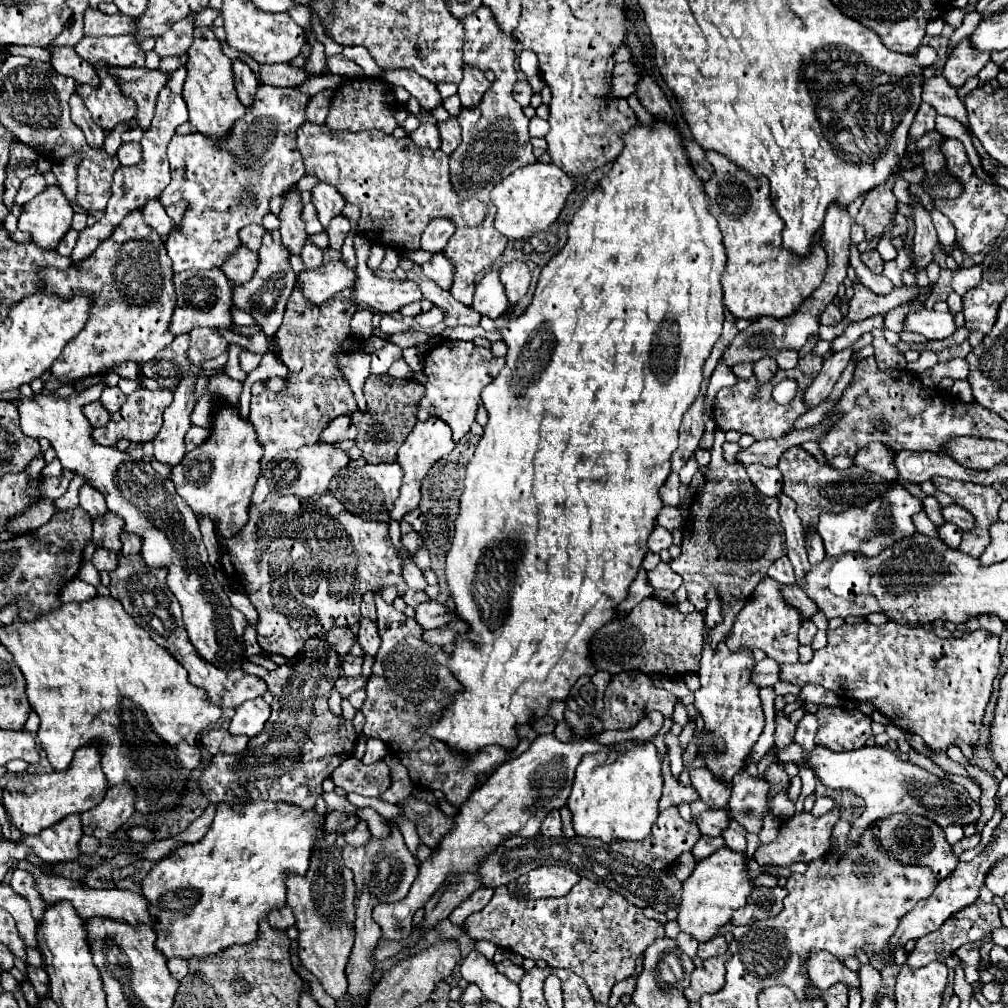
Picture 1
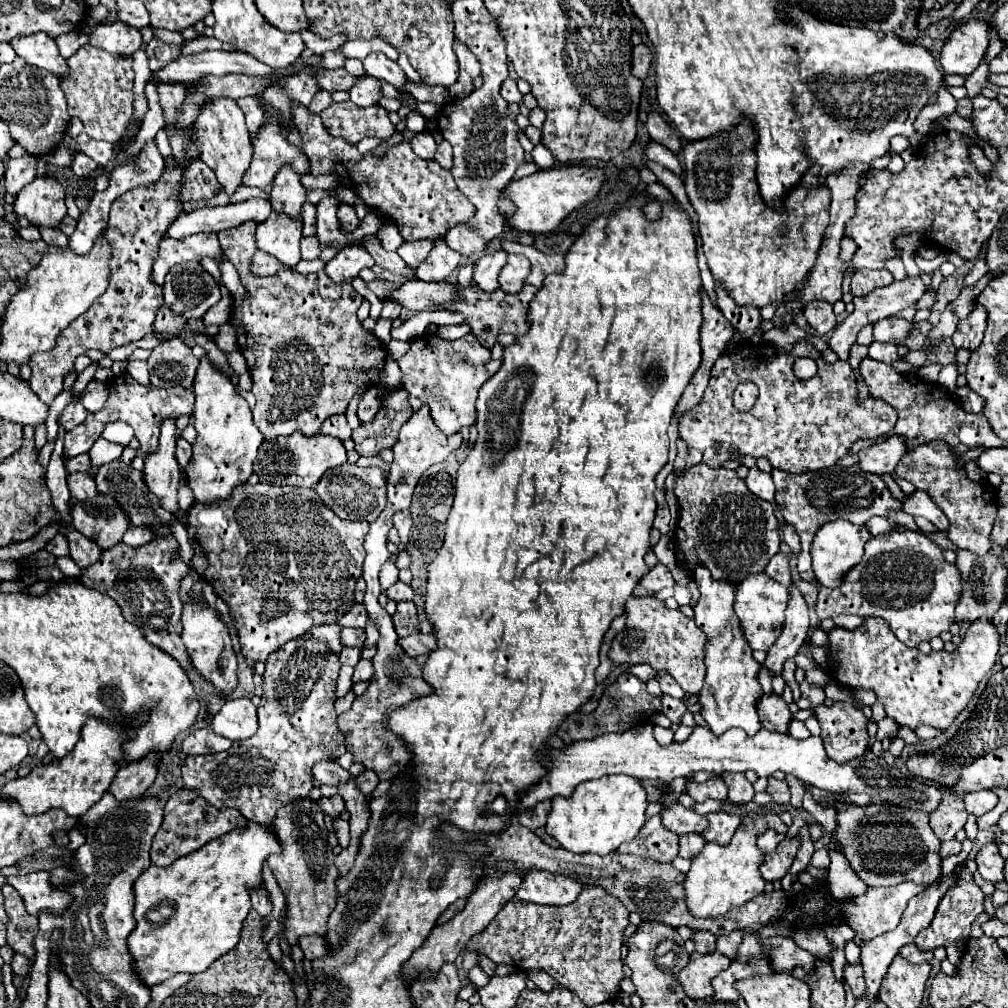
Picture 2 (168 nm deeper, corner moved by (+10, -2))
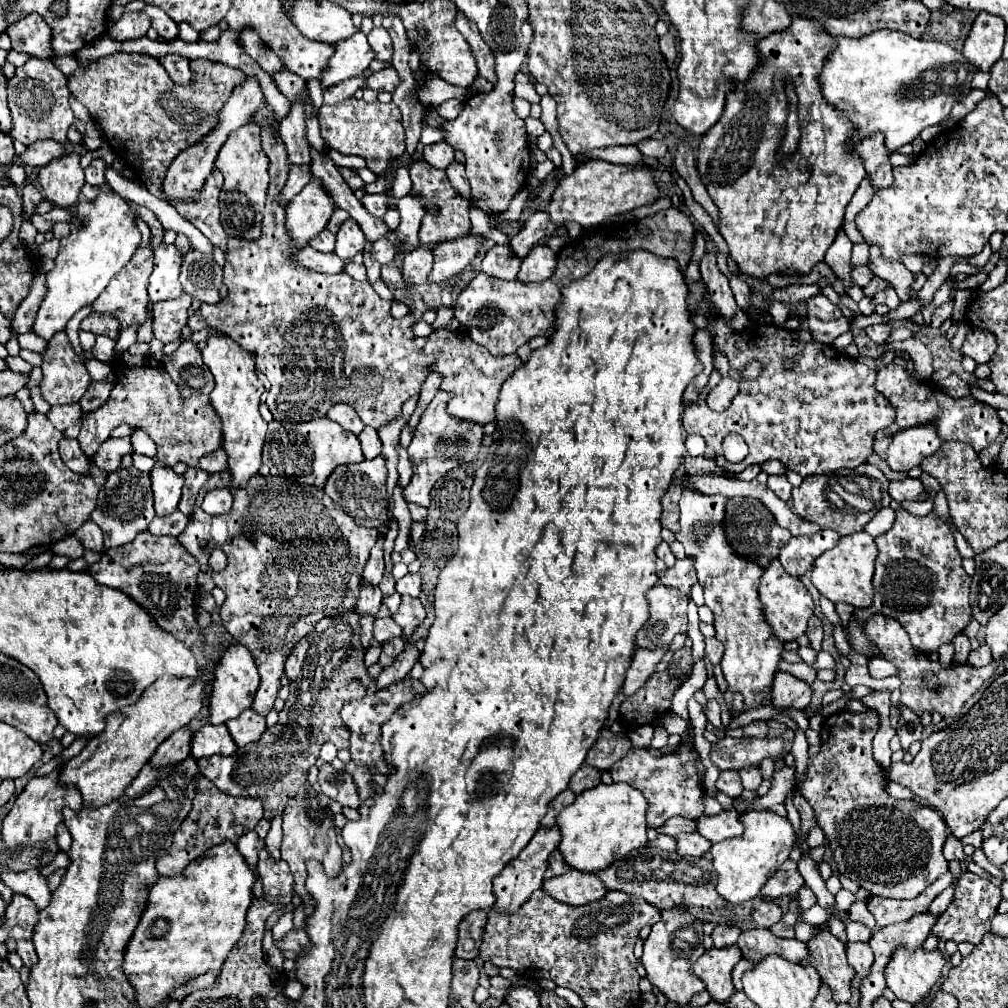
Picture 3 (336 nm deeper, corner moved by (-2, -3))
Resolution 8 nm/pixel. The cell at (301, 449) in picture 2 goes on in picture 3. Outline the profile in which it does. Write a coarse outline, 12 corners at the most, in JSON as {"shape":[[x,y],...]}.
{"shape":[[327,417],[269,421],[273,477],[323,487],[365,459],[359,439]]}

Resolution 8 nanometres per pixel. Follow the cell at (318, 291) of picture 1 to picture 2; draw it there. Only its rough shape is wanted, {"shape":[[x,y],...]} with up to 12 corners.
{"shape":[[343,248],[325,264],[333,282],[351,282],[375,261],[363,248]]}

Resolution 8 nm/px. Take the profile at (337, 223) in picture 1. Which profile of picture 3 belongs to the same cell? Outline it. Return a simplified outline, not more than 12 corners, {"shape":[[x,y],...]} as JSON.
{"shape":[[387,193],[365,195],[363,205],[369,213],[383,217],[391,207]]}

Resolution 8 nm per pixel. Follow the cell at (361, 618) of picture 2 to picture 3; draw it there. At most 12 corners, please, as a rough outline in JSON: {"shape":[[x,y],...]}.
{"shape":[[361,583],[355,605],[359,615],[377,615],[383,593],[371,583]]}

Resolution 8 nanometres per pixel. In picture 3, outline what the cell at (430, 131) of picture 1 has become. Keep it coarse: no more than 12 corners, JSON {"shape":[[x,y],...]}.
{"shape":[[427,145],[423,157],[431,167],[447,169],[455,161],[453,147]]}

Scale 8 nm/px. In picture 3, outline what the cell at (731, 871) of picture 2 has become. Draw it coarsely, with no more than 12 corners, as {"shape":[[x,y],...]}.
{"shape":[[745,811],[745,833],[711,847],[717,893],[759,895],[795,847],[787,817]]}

